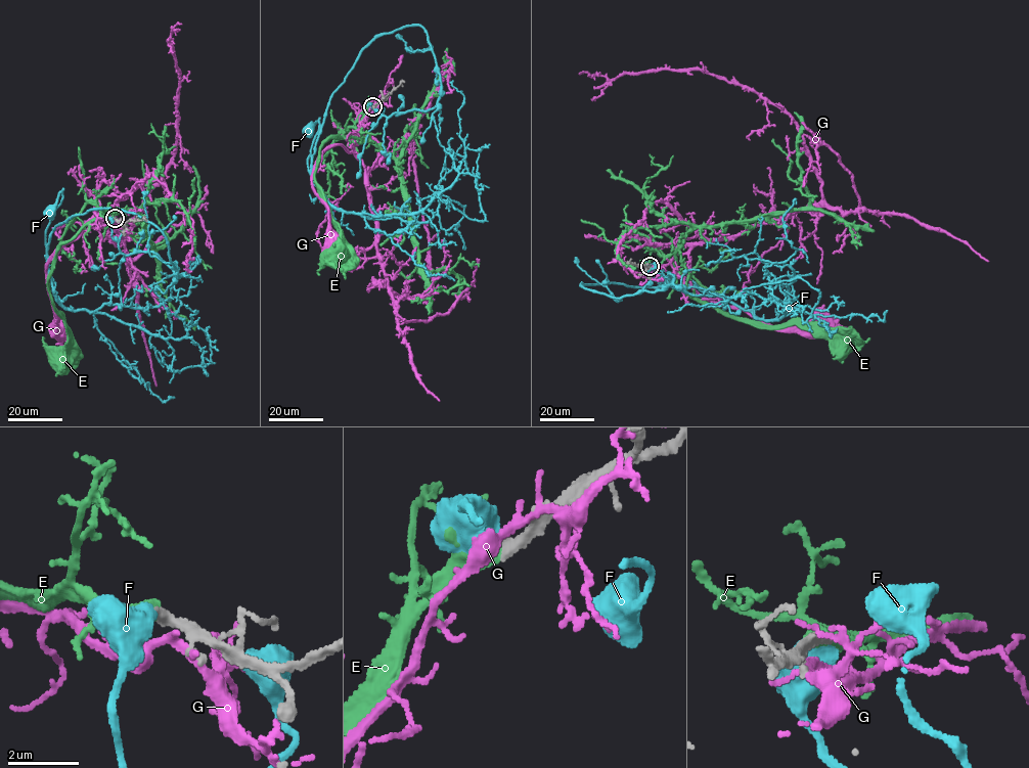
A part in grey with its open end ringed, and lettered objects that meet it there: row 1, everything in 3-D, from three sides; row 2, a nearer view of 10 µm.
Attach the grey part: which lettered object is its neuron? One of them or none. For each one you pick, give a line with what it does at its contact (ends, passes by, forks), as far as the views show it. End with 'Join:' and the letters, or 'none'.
E: it ends
Join: E

